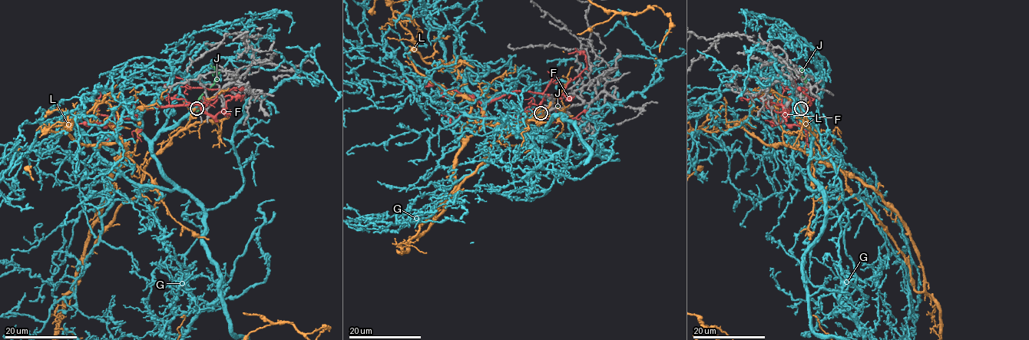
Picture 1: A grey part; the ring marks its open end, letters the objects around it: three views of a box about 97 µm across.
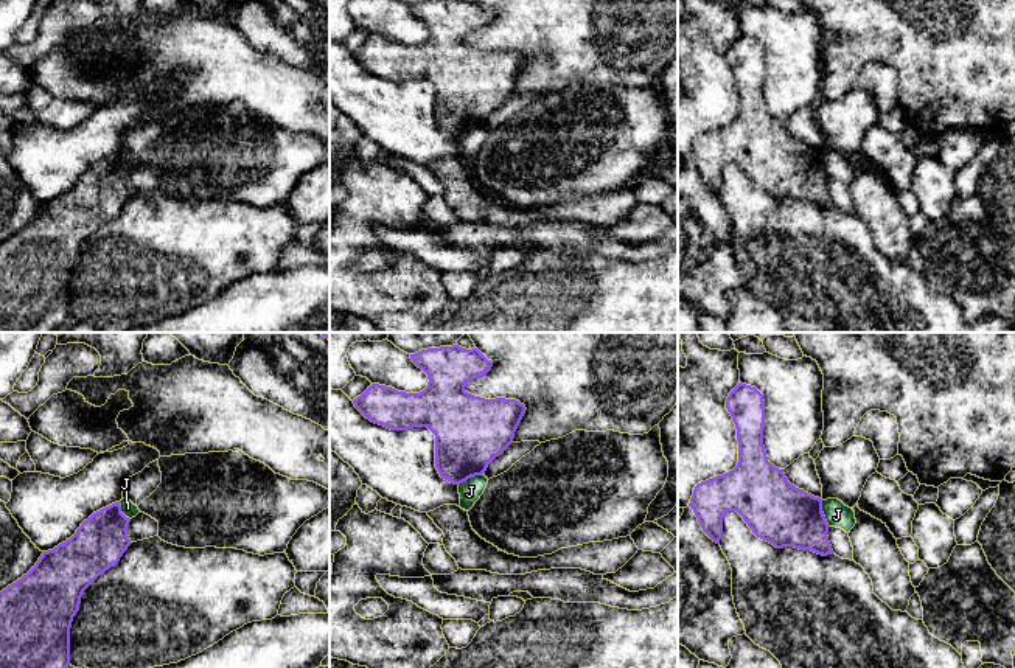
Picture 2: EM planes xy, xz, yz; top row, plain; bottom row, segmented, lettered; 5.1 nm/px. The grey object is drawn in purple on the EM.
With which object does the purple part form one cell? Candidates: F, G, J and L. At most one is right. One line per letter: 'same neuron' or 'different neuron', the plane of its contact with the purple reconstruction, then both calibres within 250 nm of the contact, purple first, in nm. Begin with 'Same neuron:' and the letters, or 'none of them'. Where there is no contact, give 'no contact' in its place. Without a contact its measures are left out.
Same neuron: G
F: different neuron; no contact
G: same neuron; no contact
J: different neuron; contact in yz; calibres 320 and 130 nm
L: different neuron; no contact

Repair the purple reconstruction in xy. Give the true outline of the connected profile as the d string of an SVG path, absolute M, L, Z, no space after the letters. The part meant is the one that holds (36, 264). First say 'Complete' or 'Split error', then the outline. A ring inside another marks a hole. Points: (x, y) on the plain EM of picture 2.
Complete. M120 155L93 165L70 191L44 204L26 227L0 244L0 332L54 332L70 317L70 280L84 242L132 196L127 188L131 171L121 165Z

